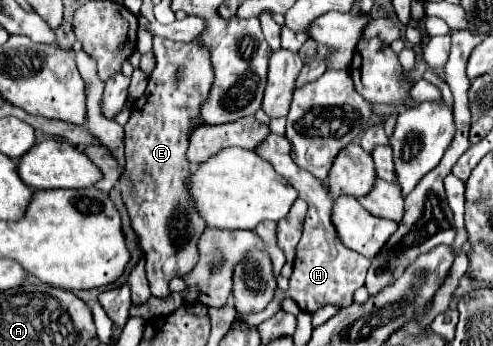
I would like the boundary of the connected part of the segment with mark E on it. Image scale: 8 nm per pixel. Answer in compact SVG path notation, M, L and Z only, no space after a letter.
M153 36L153 53L157 59L155 71L149 75L147 91L141 99L135 101L135 109L131 111L129 123L125 125L125 171L119 181L119 189L123 201L127 205L133 229L141 241L141 247L147 253L147 279L151 285L151 293L155 297L169 295L169 279L181 277L193 269L199 259L197 241L205 229L203 219L193 211L191 199L185 189L185 177L191 173L189 163L185 159L187 151L187 137L191 129L191 119L197 119L201 103L207 99L211 83L213 83L213 67L209 61L209 51L201 43L192 41L182 43Z

